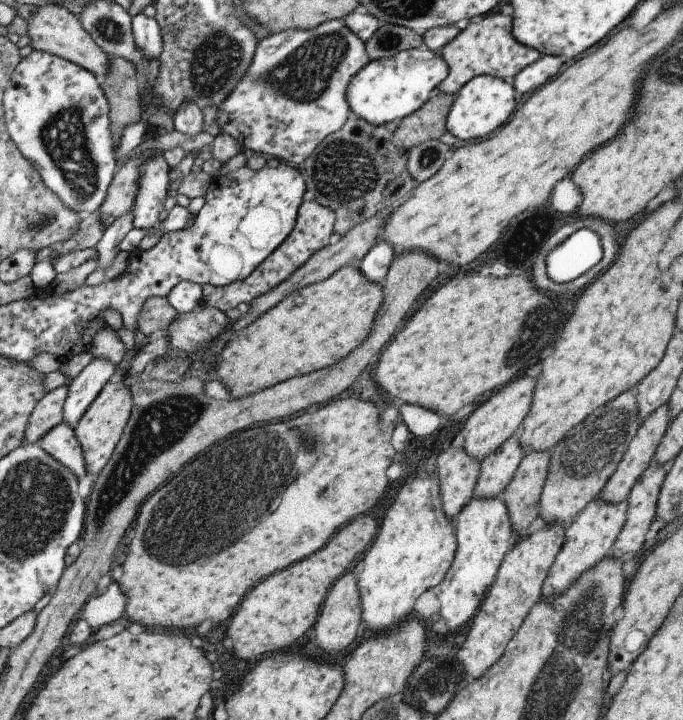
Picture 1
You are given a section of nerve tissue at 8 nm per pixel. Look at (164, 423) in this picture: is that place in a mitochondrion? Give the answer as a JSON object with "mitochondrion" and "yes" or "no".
{"mitochondrion":"yes"}

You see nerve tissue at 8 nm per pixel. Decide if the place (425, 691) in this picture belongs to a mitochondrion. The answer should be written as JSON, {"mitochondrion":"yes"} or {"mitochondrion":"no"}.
{"mitochondrion":"yes"}

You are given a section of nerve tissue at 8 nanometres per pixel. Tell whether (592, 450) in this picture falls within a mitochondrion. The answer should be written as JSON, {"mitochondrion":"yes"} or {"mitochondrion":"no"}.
{"mitochondrion":"yes"}

